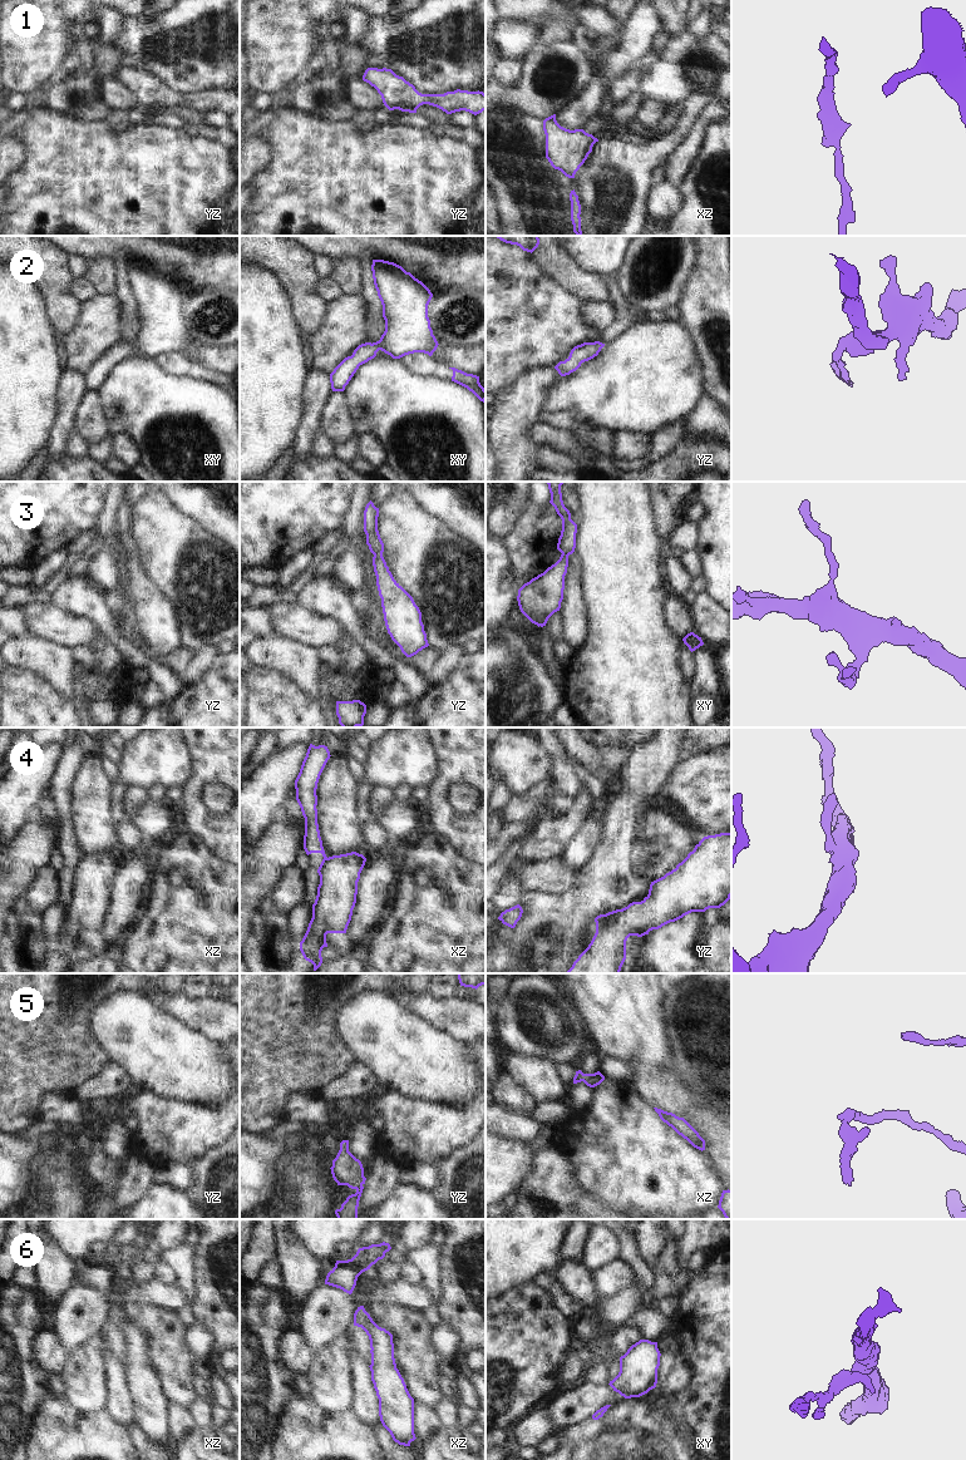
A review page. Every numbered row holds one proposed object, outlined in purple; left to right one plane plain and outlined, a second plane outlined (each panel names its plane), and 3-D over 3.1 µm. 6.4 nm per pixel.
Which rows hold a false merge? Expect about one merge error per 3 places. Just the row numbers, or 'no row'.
4

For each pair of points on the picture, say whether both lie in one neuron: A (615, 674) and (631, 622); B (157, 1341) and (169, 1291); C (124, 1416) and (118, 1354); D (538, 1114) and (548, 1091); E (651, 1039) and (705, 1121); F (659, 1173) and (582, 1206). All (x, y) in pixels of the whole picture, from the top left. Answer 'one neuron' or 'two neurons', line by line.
A: one neuron
B: two neurons
C: two neurons
D: two neurons
E: one neuron
F: two neurons

